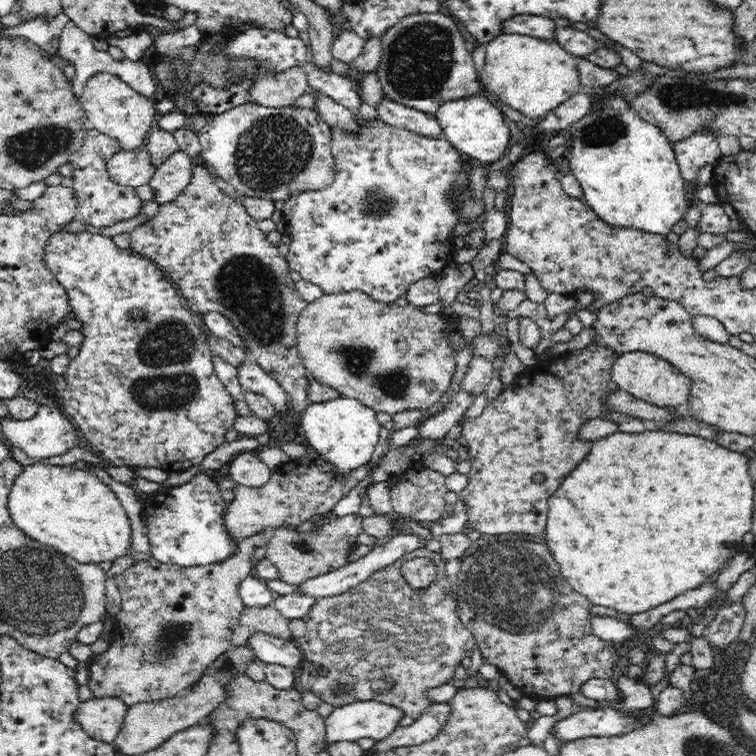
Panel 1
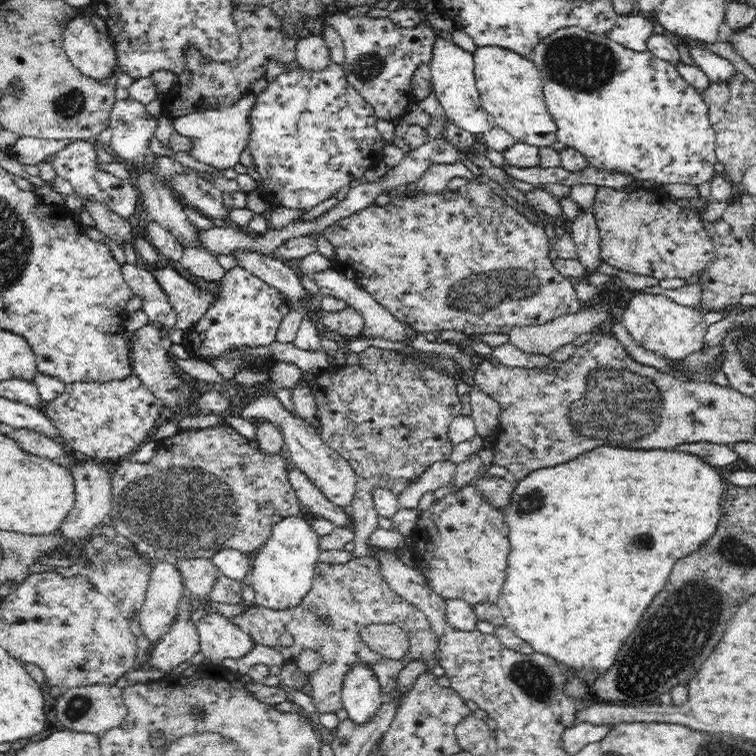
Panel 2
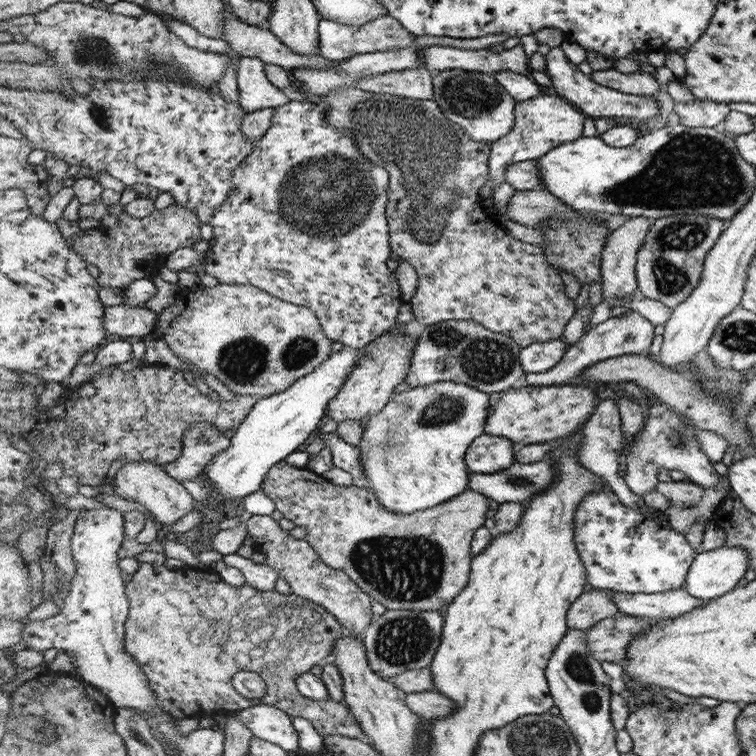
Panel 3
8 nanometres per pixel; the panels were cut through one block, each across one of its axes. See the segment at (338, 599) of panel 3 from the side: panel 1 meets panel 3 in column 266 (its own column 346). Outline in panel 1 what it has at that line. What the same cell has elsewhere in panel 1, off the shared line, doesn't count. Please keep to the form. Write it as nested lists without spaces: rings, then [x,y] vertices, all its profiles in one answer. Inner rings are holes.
[[[349,514],[334,519],[319,531],[314,527],[306,533],[296,533],[296,525],[280,525],[274,530],[266,547],[266,558],[278,569],[280,580],[286,584],[302,584],[305,580],[338,570],[350,563],[348,554],[357,547],[356,540],[363,532],[362,515]]]

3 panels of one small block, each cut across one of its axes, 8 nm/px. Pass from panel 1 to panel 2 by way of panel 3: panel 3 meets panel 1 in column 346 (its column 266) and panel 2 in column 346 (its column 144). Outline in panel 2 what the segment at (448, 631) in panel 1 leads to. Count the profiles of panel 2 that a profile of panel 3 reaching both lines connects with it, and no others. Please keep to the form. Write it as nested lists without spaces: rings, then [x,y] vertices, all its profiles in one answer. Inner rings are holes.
[[[371,556],[366,558],[352,557],[346,563],[330,565],[317,563],[314,568],[312,582],[312,588],[305,596],[305,600],[298,608],[294,608],[294,610],[290,610],[290,612],[276,612],[254,604],[250,605],[250,608],[248,608],[246,612],[233,615],[232,618],[228,618],[227,620],[235,624],[237,628],[240,628],[247,636],[249,635],[256,645],[260,644],[261,646],[283,652],[283,657],[288,662],[292,662],[297,654],[300,654],[300,651],[306,648],[314,649],[322,655],[323,662],[320,668],[308,674],[312,684],[310,696],[312,697],[312,701],[314,701],[313,712],[326,714],[326,712],[336,712],[336,710],[342,708],[340,688],[342,688],[342,682],[346,672],[351,668],[351,665],[357,662],[357,660],[366,660],[366,663],[370,664],[370,667],[376,671],[383,692],[388,692],[390,689],[396,689],[397,682],[402,672],[404,672],[412,662],[421,662],[421,666],[425,668],[425,671],[431,671],[433,667],[439,665],[438,652],[440,650],[438,639],[431,630],[425,615],[420,610],[416,609],[410,602],[398,596],[393,590],[390,590],[390,587],[387,585],[387,582],[384,581],[381,572],[378,570],[376,561],[374,561]],[[322,616],[329,617],[330,622],[327,625],[318,620],[318,618]],[[374,623],[395,624],[400,629],[404,628],[404,631],[406,631],[406,626],[408,626],[408,632],[414,634],[414,642],[410,644],[408,656],[410,656],[412,652],[414,652],[414,656],[412,656],[412,658],[403,658],[399,661],[393,661],[385,659],[377,652],[370,649],[361,640],[359,633],[362,628]],[[283,634],[292,636],[294,639],[294,644],[292,644],[292,646],[286,648],[279,644],[278,638]]]

